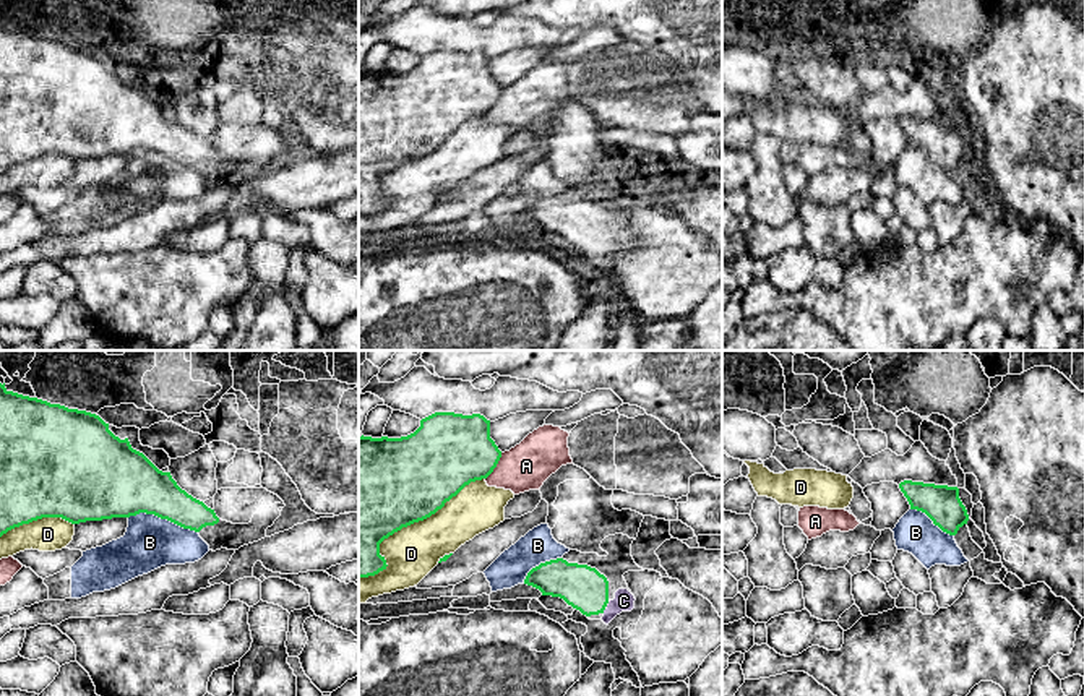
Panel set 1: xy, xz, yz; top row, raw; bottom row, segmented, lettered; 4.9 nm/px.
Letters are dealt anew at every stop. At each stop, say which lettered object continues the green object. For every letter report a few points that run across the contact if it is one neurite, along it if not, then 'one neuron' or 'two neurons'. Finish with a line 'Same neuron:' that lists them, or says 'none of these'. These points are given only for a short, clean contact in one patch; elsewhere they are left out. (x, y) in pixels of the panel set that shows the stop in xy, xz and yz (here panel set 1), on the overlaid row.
A: two neurons
B: xy (129, 516), (153, 513), (197, 532) | two neurons
C: xz (583, 588), (604, 609), (614, 609), (623, 601) | one neuron
D: two neurons
Same neuron: C

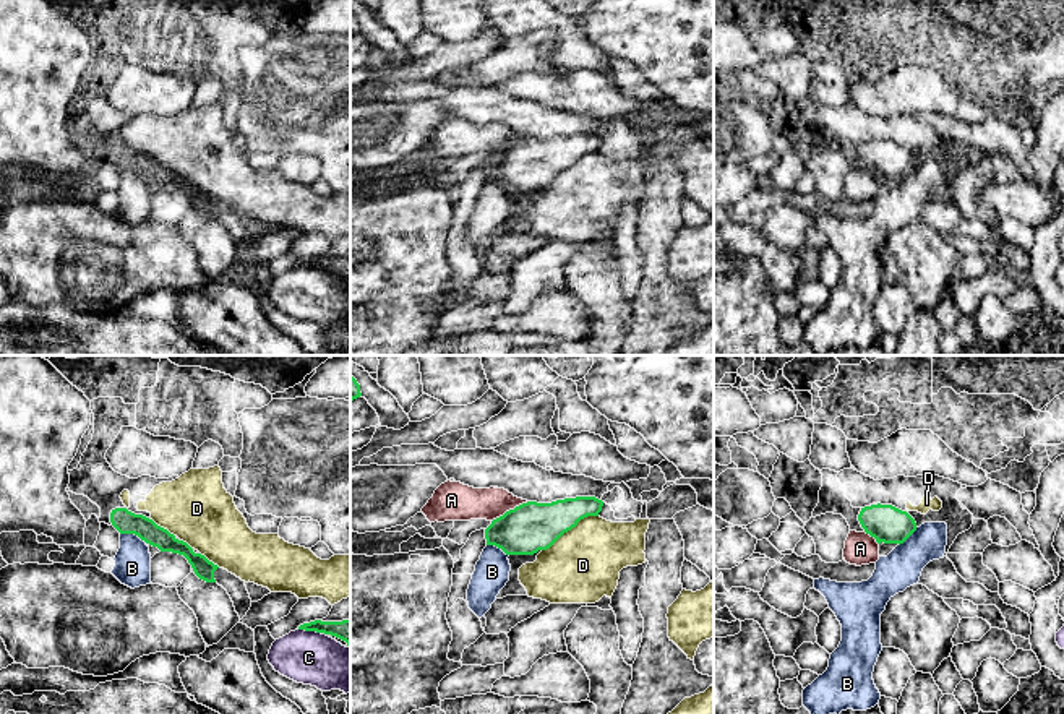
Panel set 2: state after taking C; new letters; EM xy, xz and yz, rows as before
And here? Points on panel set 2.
A: two neurons
B: xy (120, 533), (133, 533), (146, 542) | two neurons
C: two neurons
D: two neurons
Same neuron: none of these

